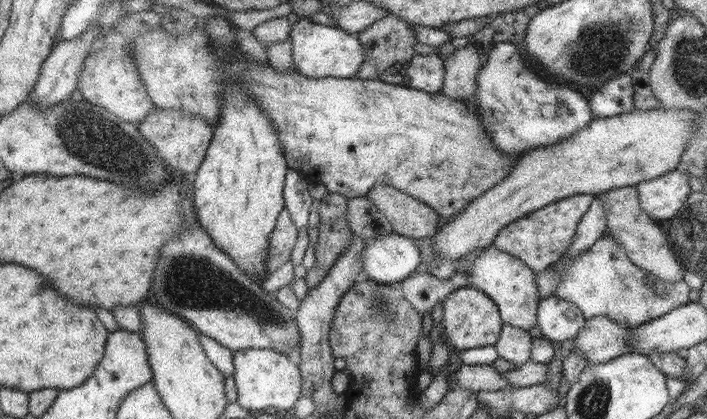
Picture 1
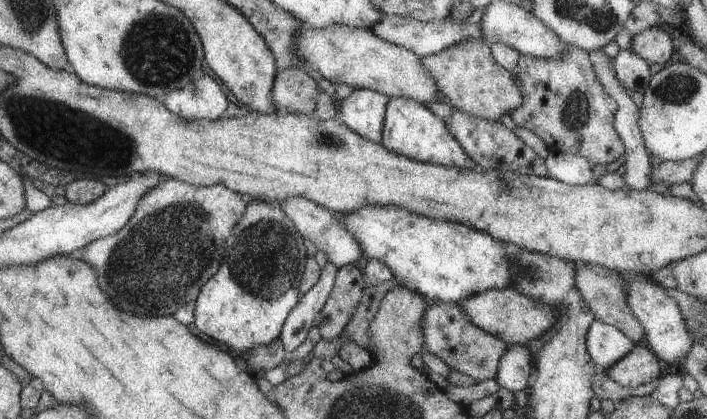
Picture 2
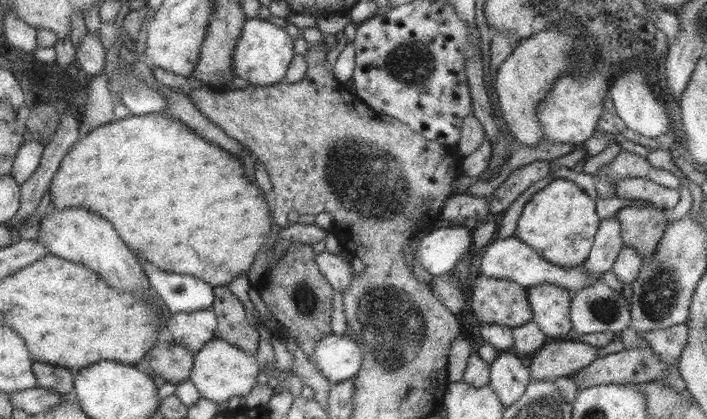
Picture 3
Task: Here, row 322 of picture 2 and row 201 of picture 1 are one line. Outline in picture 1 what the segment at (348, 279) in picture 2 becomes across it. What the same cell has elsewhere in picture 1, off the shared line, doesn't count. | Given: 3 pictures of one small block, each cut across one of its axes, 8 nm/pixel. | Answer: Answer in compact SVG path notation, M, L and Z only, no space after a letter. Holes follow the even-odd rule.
M328 191L316 201L320 224L317 226L318 239L317 246L314 248L315 260L313 266L306 269L304 274L308 290L321 282L338 254L344 250L350 243L350 238L353 237L345 218L347 201L348 199L343 195Z

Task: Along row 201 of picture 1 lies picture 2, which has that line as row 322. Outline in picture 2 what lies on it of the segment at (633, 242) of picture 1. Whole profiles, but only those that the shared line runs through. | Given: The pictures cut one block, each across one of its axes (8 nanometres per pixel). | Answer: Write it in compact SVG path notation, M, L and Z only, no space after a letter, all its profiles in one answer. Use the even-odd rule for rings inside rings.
M577 266L573 280L575 288L579 291L583 302L587 304L587 308L591 310L595 319L614 326L631 342L644 342L643 328L632 313L630 306L625 302L625 286L623 286L623 280L618 273L606 269L597 269L596 267L591 268L591 266Z

